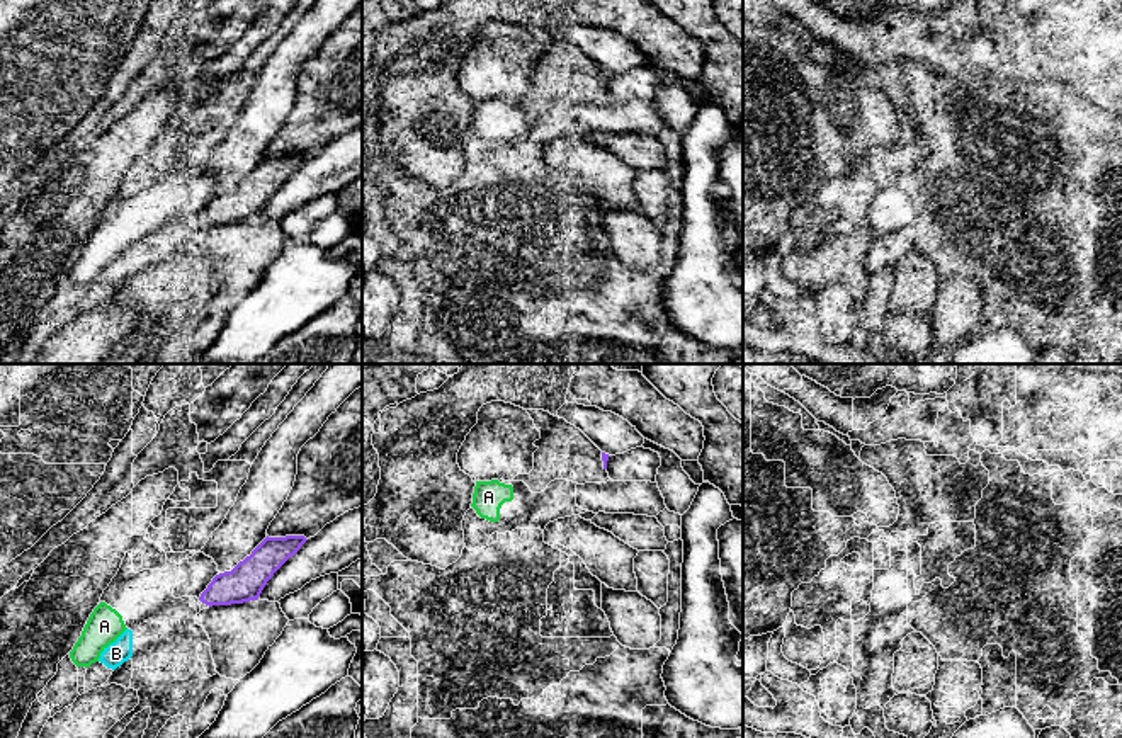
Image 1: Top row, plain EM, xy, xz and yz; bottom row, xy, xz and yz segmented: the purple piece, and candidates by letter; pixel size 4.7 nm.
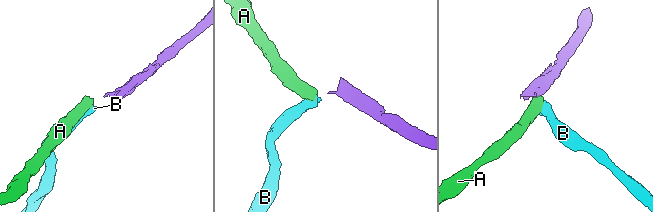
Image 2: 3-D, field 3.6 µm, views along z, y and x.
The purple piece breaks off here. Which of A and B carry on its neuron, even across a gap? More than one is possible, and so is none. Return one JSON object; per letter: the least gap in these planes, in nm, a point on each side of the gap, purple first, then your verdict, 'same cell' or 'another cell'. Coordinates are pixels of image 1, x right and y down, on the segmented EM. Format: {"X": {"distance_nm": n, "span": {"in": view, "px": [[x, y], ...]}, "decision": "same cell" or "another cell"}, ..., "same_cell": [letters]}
{"A": {"distance_nm": 360, "span": {"in": "xy", "px": [[199, 599], [126, 628]]}, "decision": "another cell"}, "B": {"distance_nm": 360, "span": {"in": "xy", "px": [[199, 599], [131, 631]]}, "decision": "another cell"}, "same_cell": []}

